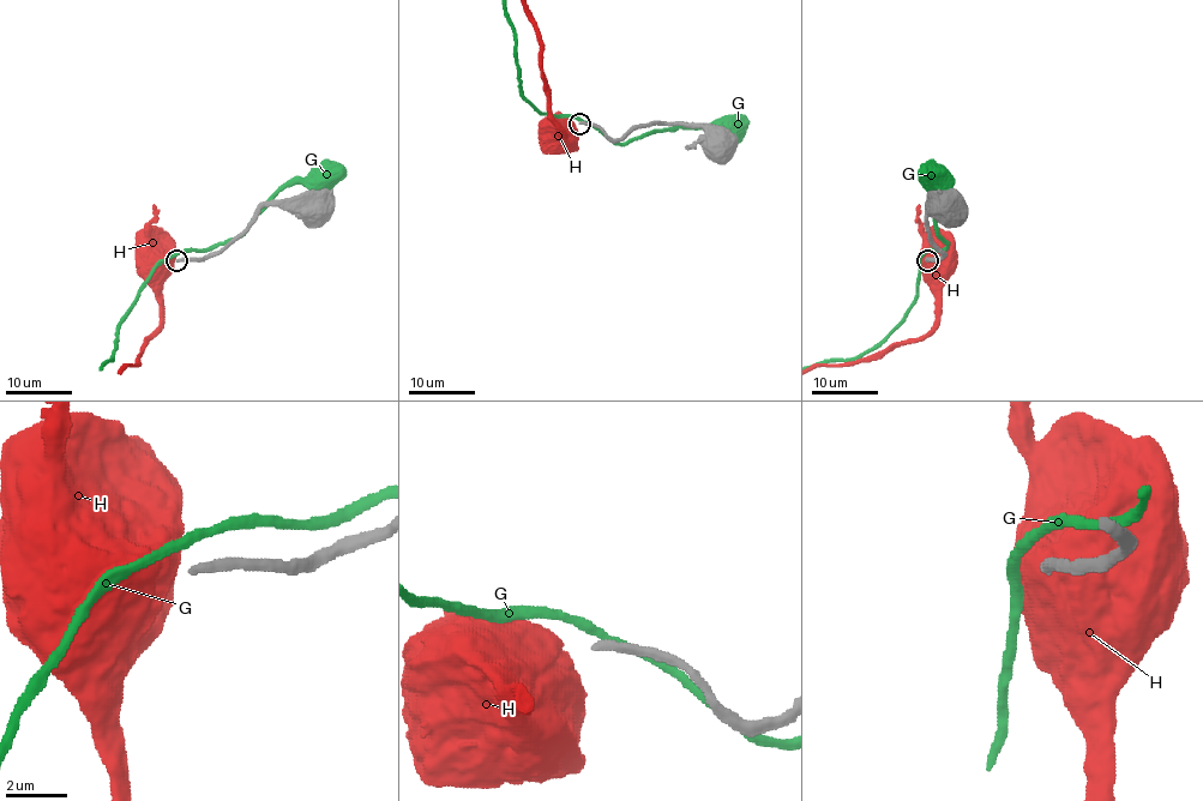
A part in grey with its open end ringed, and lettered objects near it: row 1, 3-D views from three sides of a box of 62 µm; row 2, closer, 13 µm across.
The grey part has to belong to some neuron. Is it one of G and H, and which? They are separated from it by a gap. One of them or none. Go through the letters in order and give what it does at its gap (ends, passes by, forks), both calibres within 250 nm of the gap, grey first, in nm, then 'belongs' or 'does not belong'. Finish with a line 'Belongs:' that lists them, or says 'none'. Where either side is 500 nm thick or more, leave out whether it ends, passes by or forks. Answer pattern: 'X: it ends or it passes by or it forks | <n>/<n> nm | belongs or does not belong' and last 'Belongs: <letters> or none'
G: it passes by | 300/320 nm | does not belong
H: 300/1000 nm | does not belong
Belongs: none

